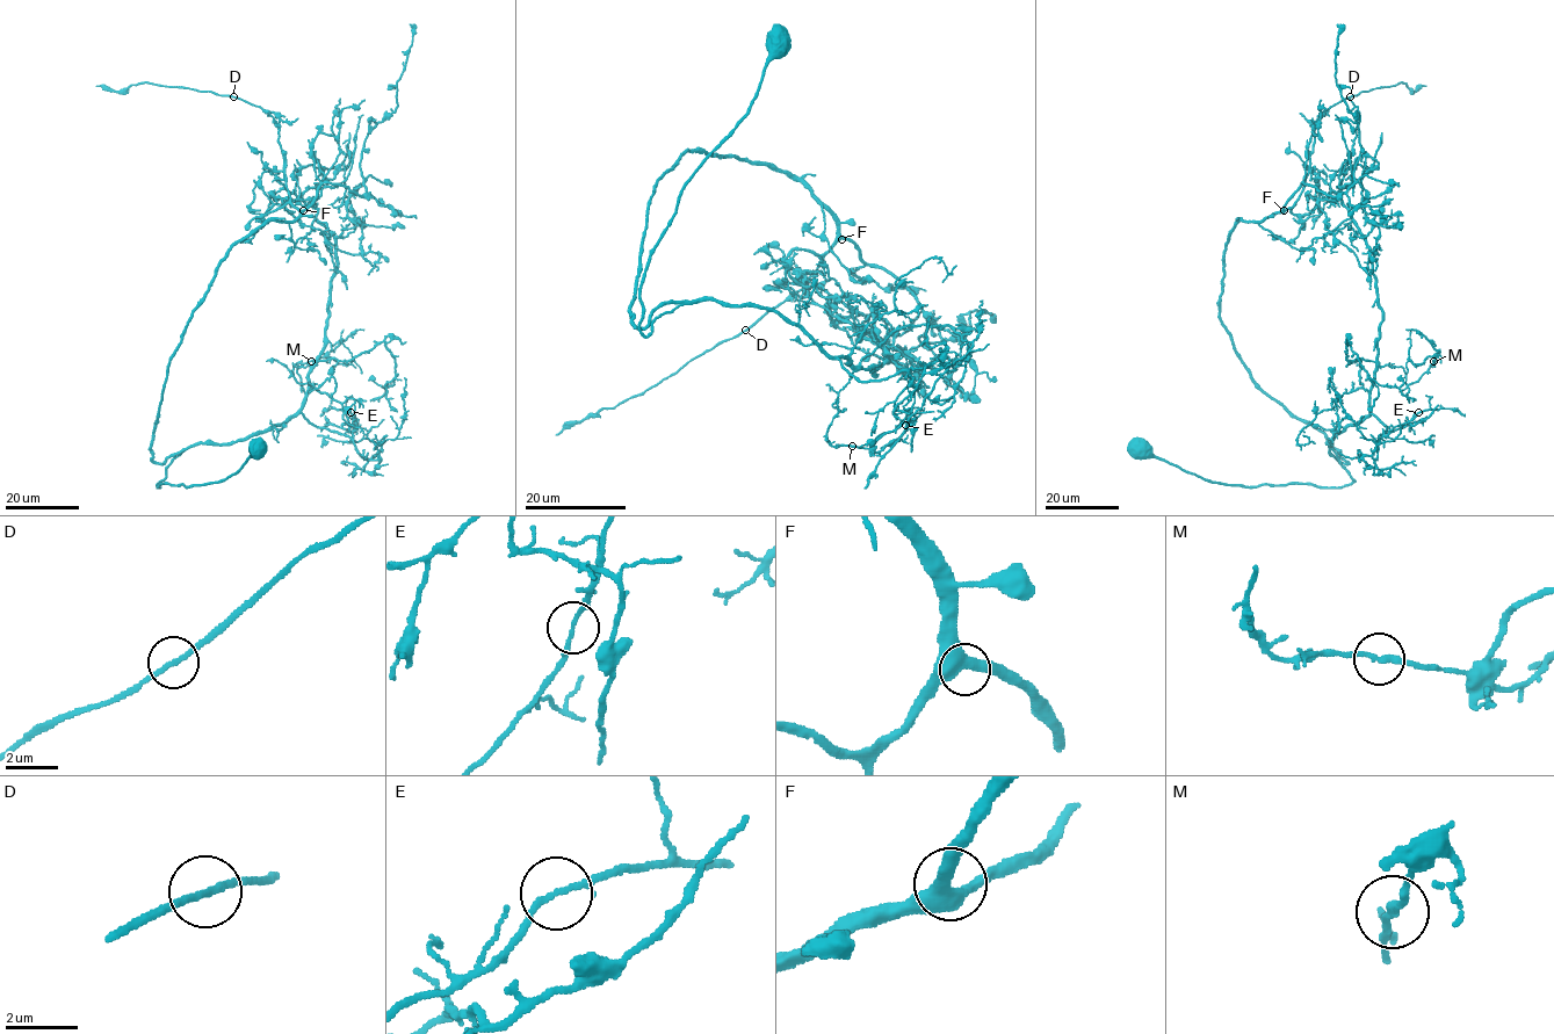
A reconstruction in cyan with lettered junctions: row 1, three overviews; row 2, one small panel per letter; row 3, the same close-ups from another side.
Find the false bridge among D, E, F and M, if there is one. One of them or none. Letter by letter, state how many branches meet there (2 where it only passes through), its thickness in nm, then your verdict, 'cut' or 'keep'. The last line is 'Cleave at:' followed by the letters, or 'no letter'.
D: 2 branches meet; 180 nm thick; keep
E: 2 branches meet; 150 nm thick; keep
F: 2 branches meet; 480 nm thick; keep
M: 2 branches meet; 220 nm thick; keep
Cleave at: no letter

